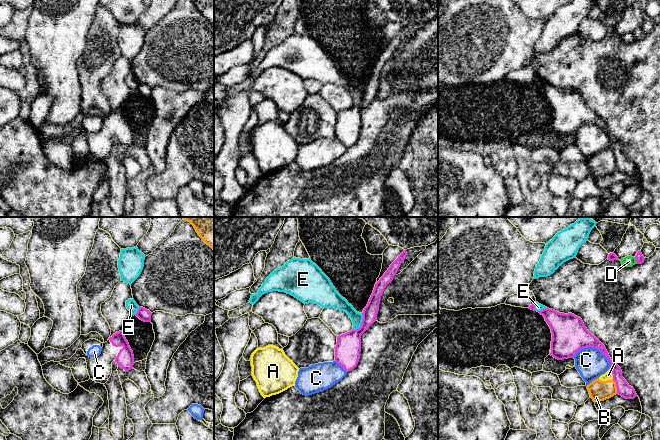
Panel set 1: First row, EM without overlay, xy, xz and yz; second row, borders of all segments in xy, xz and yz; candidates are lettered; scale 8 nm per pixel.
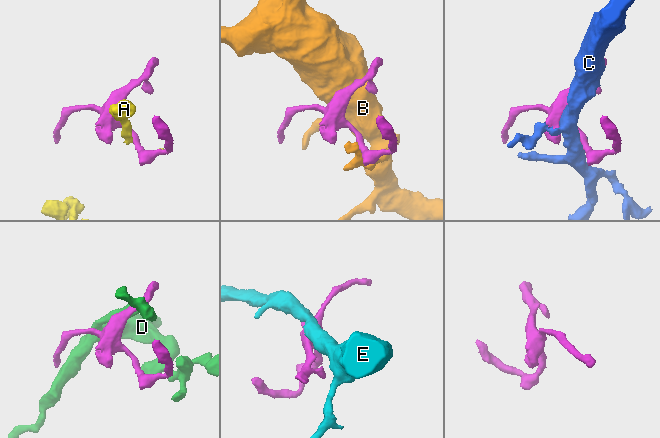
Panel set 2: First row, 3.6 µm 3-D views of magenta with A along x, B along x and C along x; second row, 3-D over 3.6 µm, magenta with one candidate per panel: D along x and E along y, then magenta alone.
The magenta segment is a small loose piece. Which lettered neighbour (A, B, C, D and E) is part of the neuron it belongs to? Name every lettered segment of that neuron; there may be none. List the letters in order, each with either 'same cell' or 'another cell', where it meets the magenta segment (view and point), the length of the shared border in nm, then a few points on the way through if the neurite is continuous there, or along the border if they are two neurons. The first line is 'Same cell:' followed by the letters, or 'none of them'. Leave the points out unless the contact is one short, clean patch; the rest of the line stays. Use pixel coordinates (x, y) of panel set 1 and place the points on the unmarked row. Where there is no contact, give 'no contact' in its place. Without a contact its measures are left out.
Same cell: none of them
A: another cell | yz (612, 149) | 90 nm | along yz (610, 144), (613, 154)
B: another cell | yz (616, 162) | 130 nm | along yz (612, 155), (616, 161), (617, 169)
C: another cell | yz (595, 123) | 320 nm
D: another cell | yz (636, 36) | 60 nm | along yz (634, 33), (637, 39)
E: another cell | xz (362, 99) | 160 nm | along xz (362, 89), (362, 99), (354, 106)

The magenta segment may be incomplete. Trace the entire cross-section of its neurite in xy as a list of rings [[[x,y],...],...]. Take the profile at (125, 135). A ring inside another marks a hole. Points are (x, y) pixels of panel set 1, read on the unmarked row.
[[[122,107],[113,110],[107,118],[103,119],[101,130],[96,133],[87,132],[80,124],[68,136],[60,140],[73,144],[79,134],[85,134],[90,155],[96,159],[105,160],[112,149],[112,138],[115,137],[125,147],[133,145],[134,131]]]

